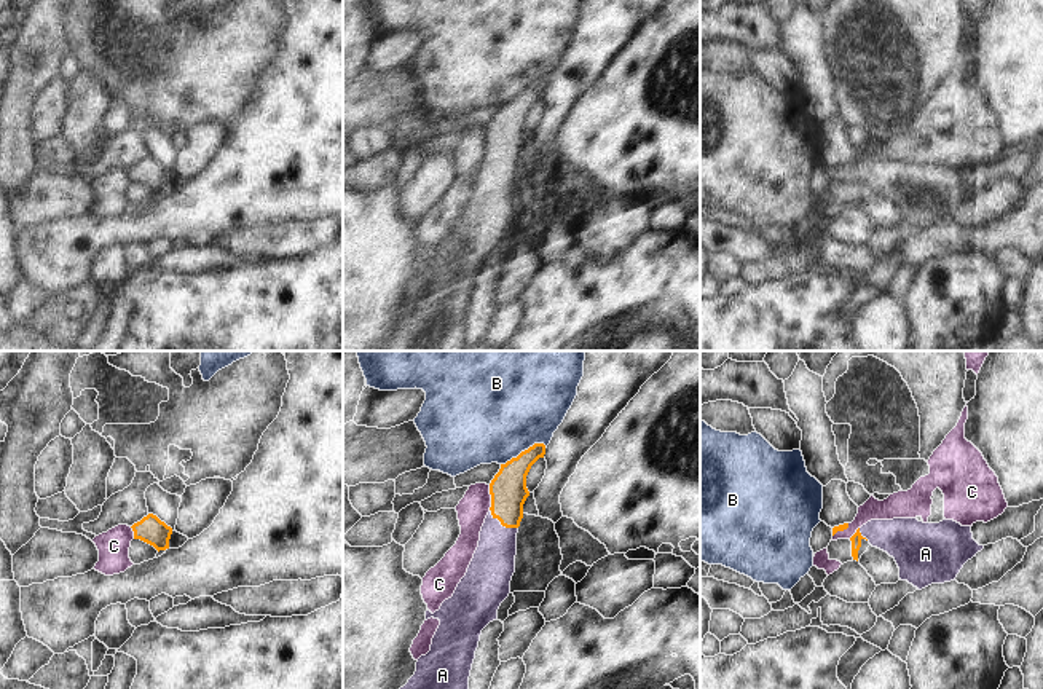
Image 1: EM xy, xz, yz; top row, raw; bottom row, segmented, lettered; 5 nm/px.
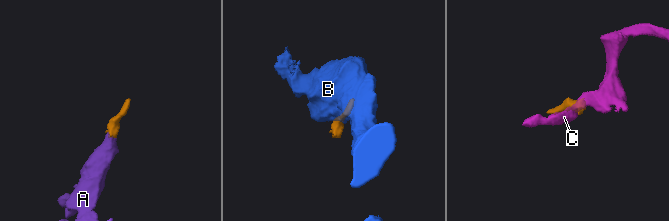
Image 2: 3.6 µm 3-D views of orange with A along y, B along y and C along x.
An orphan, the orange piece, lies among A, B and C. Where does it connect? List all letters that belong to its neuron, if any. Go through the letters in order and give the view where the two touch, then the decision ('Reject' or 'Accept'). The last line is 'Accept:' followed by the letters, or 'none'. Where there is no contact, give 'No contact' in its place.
A: Touches orange in xz. Accept
B: Touches orange in xz. Reject
C: Touches orange in xz. Reject
Accept: A

